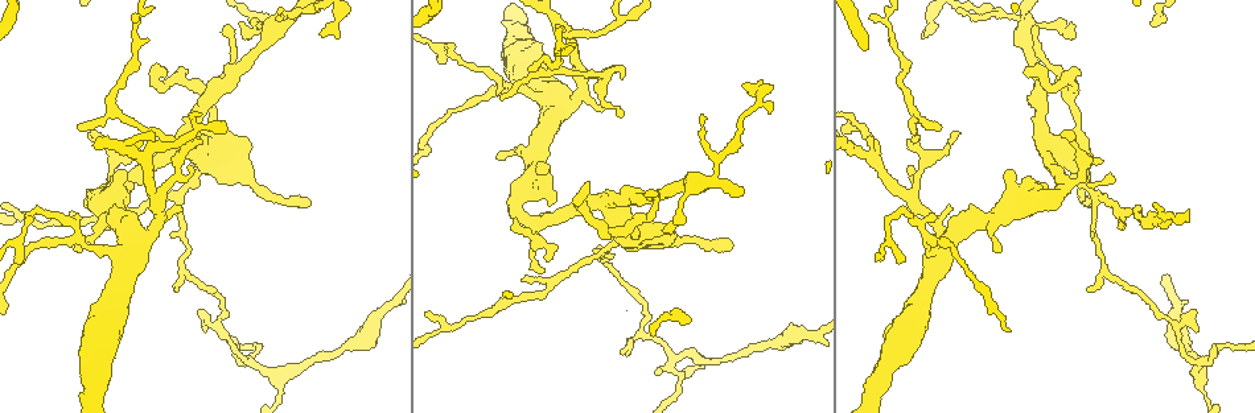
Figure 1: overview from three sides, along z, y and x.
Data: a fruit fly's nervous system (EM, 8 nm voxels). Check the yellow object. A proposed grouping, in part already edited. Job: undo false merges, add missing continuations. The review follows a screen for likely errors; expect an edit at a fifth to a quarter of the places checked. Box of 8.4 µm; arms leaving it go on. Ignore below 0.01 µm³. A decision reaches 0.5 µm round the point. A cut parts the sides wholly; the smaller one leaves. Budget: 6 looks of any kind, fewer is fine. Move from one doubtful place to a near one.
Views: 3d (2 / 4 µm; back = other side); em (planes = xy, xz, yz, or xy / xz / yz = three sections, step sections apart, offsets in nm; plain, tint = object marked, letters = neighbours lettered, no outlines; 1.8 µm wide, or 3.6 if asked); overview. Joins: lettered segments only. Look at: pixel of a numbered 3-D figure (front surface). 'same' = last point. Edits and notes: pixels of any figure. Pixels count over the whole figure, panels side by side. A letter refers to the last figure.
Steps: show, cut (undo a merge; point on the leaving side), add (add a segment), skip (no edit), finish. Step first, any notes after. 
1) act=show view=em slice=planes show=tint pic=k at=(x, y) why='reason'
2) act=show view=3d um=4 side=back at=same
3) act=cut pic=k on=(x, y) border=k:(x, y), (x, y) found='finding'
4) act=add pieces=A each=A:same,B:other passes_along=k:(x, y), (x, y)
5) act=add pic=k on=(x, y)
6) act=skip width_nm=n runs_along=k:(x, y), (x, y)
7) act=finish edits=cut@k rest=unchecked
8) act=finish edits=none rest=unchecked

act=show view=3d um=4 side=back pic=1 at=(1177, 310) why='calibre changes'

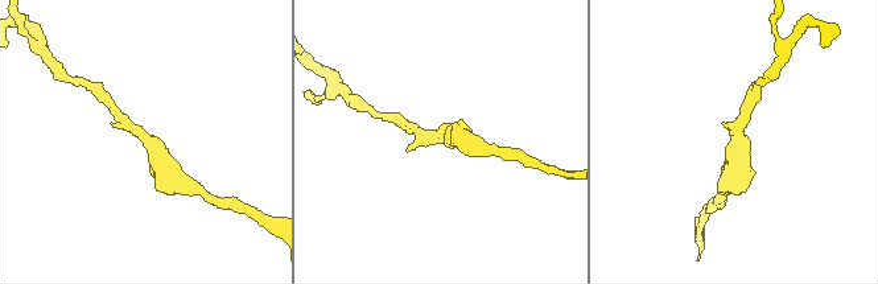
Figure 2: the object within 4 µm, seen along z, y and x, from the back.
act=show view=em slice=planes show=letters pic=2 at=(139, 131) why='need the tissue'

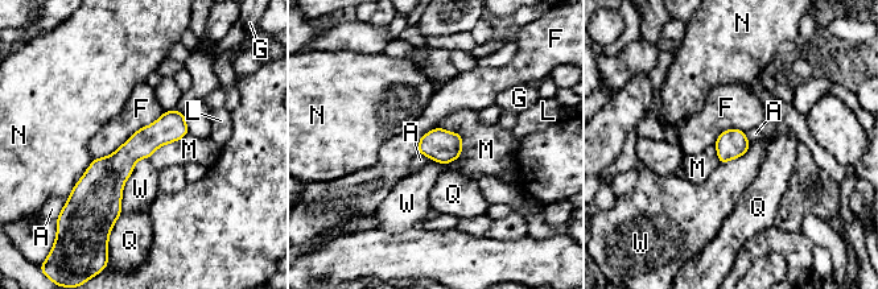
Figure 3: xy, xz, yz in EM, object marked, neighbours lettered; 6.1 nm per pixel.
act=skip width_nm=170 each=A:other,F:other,G:other,L:other,M:other,N:other,Q:other,W:other border=3:(164, 111), (95, 160) found='one cell here'

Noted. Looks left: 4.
act=show view=em slice=xy step=8 show=letters pic=1 at=(233, 76) why='sharp bend'

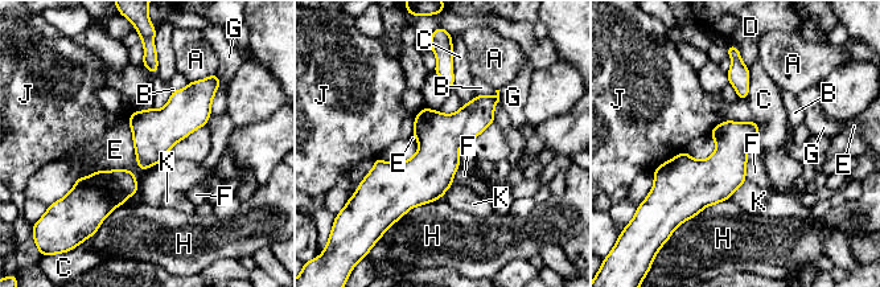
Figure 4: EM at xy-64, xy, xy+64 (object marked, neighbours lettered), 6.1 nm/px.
act=skip each=A:other,B:other,C:other,D:other,E:other,F:other,G:other,H:other,J:other,K:other border=4:(78, 177), (130, 169), (138, 191) found='continuous, no second cell'

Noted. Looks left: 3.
act=show view=em slice=yz step=8 show=letters pic=1 at=(944, 253) why='thick turns thin'

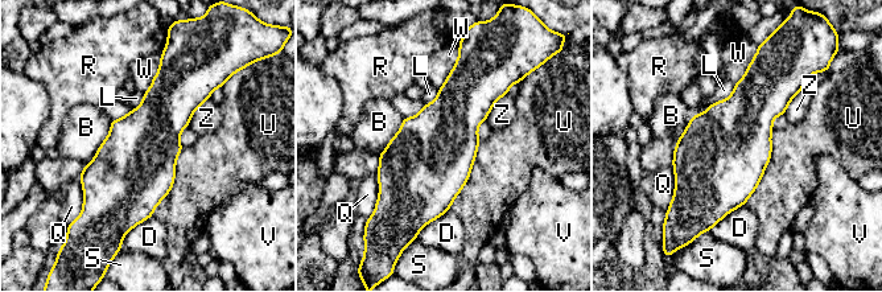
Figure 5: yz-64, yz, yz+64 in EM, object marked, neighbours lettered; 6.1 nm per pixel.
act=skip width_nm=480 each=B:other,D:other,L:other,Q:other,R:other,S:other,U:other,V:other,W:other,Z:other border=5:(773, 128), (771, 157), (745, 202) found='one cell here'

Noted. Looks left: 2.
act=finish edits=none rest=unchecked

